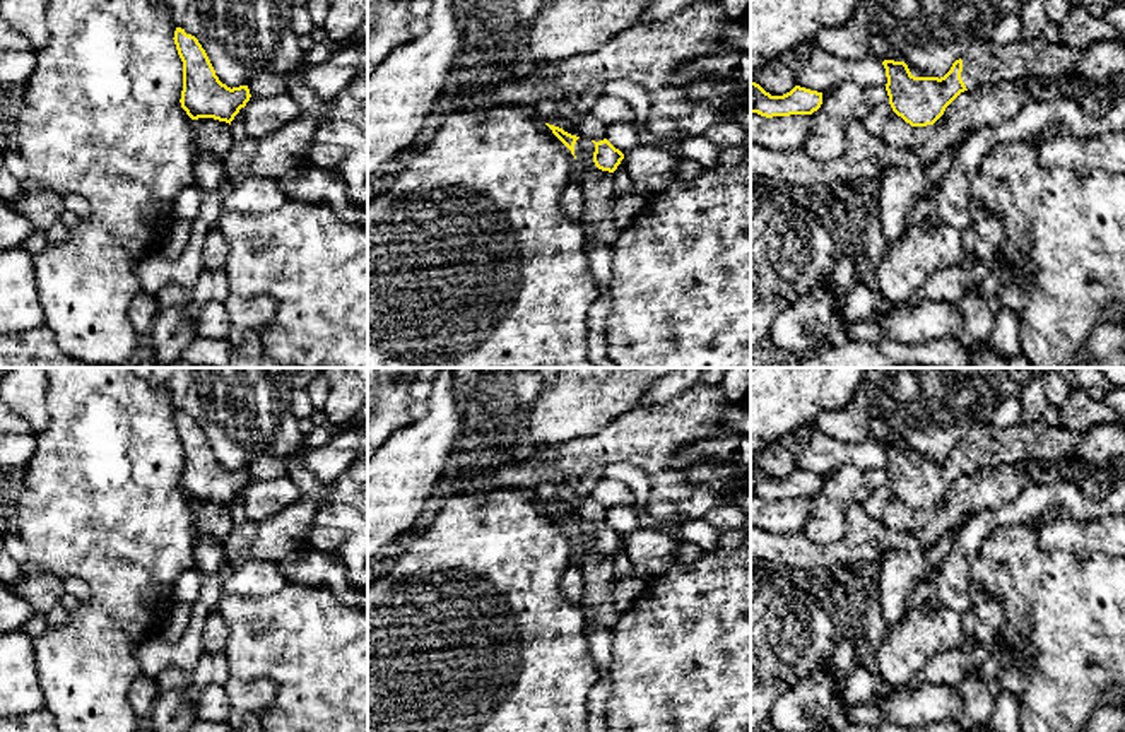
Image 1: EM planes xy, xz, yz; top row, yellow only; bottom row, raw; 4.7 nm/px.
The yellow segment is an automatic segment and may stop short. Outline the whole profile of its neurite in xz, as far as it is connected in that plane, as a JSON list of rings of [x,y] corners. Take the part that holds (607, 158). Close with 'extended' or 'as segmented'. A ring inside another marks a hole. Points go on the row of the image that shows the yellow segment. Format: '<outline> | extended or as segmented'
[[[607,139],[595,142],[595,152],[593,152],[593,162],[598,169],[614,173],[621,161],[624,159],[624,154],[616,149]]] | as segmented

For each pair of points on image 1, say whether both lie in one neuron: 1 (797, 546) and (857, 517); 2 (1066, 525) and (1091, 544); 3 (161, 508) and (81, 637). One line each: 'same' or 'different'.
1: same
2: same
3: same

